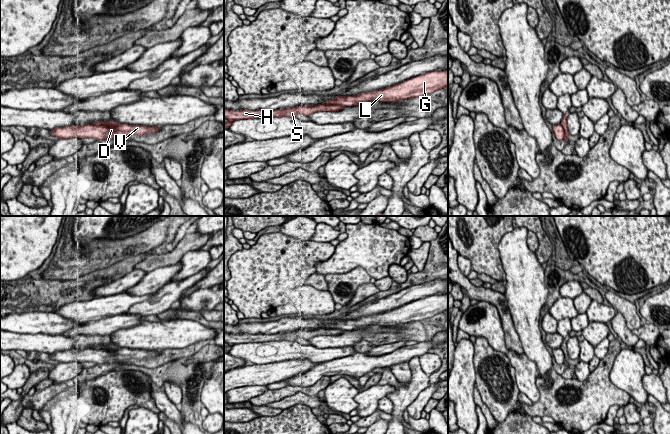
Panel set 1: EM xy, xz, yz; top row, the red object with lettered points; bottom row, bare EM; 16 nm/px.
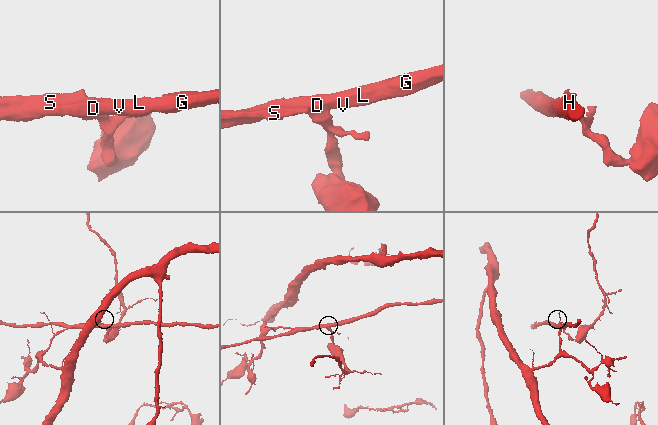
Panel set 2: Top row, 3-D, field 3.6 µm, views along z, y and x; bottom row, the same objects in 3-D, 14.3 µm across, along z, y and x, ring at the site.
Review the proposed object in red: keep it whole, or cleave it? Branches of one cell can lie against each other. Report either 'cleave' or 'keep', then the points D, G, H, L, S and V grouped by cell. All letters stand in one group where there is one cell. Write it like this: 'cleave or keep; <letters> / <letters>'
cleave; D G L V / H S

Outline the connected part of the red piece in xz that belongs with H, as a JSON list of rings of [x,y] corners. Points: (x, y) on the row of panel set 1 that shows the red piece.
[[[317,105],[314,107],[297,106],[293,108],[278,109],[278,110],[272,110],[272,111],[265,111],[265,110],[234,111],[234,110],[224,109],[224,117],[233,121],[240,120],[240,119],[269,118],[269,117],[282,117],[282,116],[295,118],[295,116],[298,113],[309,116],[310,114],[317,111],[339,111],[342,109],[343,109],[343,106],[341,105]]]

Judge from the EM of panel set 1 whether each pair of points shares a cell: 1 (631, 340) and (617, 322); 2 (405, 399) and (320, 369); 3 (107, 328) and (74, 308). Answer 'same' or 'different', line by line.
1: same
2: different
3: different

